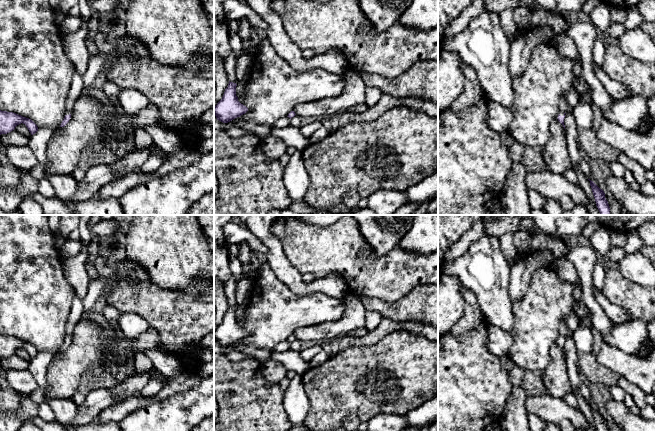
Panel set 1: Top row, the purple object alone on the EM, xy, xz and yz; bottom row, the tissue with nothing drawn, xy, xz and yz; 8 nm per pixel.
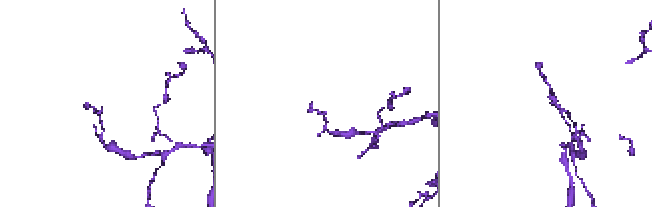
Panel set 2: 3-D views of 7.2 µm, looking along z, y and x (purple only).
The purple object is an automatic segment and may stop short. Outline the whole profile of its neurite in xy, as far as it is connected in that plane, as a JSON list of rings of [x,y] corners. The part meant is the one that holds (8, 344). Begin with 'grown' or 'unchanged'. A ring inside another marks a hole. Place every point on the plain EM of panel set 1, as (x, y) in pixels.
unchanged; [[[0,334],[0,359],[13,355],[21,347],[26,349],[31,359],[38,355],[37,349],[31,343],[13,336]]]

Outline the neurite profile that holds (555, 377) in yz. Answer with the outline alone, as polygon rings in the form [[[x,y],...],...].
[[[554,344],[551,349],[551,361],[541,375],[548,394],[563,399],[572,390],[563,349]]]

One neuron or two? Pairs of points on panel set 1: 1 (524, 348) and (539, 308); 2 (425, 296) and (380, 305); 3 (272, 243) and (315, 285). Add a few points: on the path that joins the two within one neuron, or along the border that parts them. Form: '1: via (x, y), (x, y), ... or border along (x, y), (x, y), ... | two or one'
1: via (533, 338), (538, 318) | one
2: via (414, 307), (391, 307) | one
3: via (275, 257), (278, 263), (301, 286) | one

